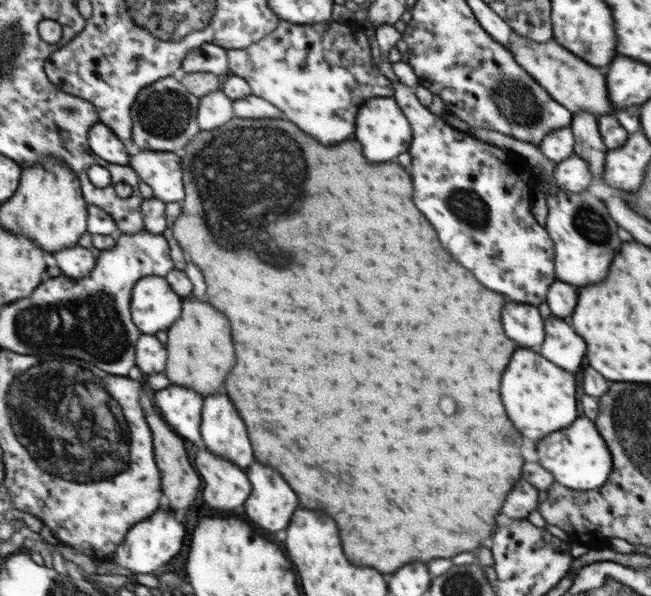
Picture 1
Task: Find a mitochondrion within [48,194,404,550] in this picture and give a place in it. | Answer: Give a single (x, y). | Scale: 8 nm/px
(66, 419)

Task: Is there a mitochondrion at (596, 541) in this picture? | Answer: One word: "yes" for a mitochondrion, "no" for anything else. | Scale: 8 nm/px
no

